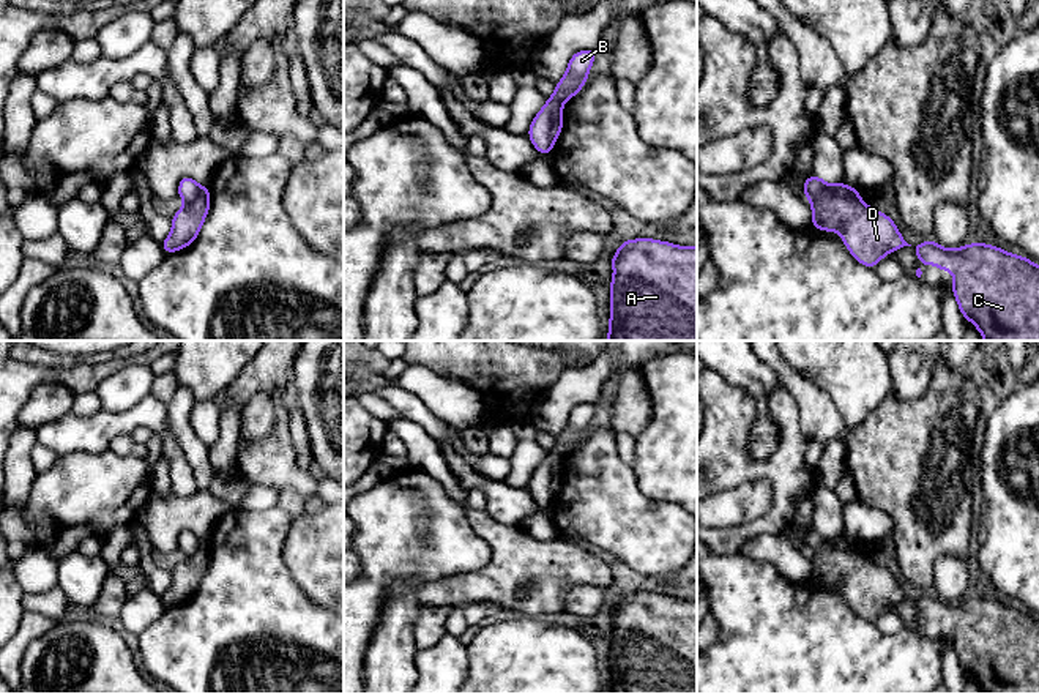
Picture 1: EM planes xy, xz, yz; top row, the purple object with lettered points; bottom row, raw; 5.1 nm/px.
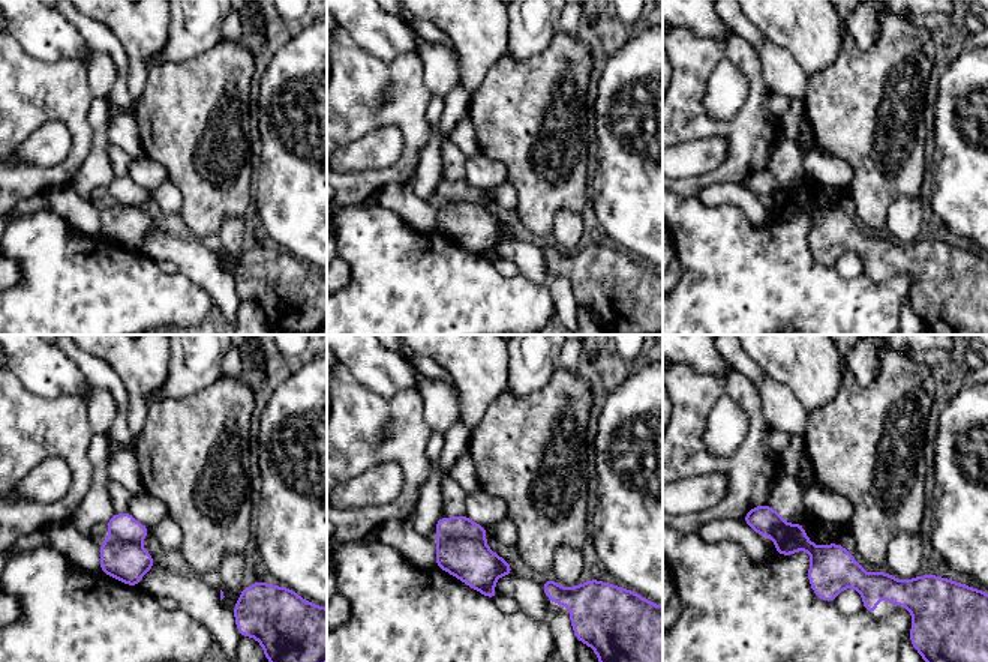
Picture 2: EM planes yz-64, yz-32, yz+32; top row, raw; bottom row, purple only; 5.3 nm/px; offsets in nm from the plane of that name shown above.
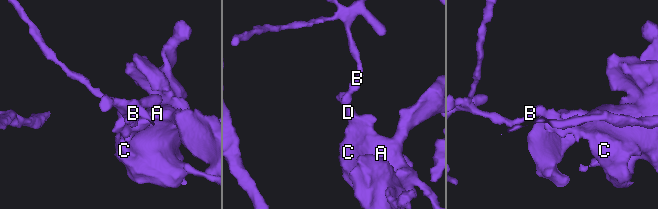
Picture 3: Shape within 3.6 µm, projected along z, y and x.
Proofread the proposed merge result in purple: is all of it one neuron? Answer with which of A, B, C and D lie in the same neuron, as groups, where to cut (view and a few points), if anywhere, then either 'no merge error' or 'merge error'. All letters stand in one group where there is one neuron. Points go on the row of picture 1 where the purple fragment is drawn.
A C D / B | yz (858, 197), (852, 197), (839, 186), (825, 190), (809, 199) | merge error

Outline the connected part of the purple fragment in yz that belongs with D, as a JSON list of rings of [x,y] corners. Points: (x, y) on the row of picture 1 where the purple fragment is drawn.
[[[843,186],[810,199],[810,207],[810,226],[839,232],[851,256],[869,268],[875,268],[891,251],[911,246],[888,215],[850,197]]]

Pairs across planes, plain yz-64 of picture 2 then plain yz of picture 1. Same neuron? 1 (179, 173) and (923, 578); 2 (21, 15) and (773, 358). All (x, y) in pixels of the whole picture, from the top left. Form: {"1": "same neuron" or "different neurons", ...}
{"1": "same neuron", "2": "different neurons"}

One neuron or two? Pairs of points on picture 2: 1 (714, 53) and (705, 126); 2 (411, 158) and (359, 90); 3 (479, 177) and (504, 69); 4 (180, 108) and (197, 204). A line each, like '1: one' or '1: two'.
1: one
2: one
3: two
4: one

